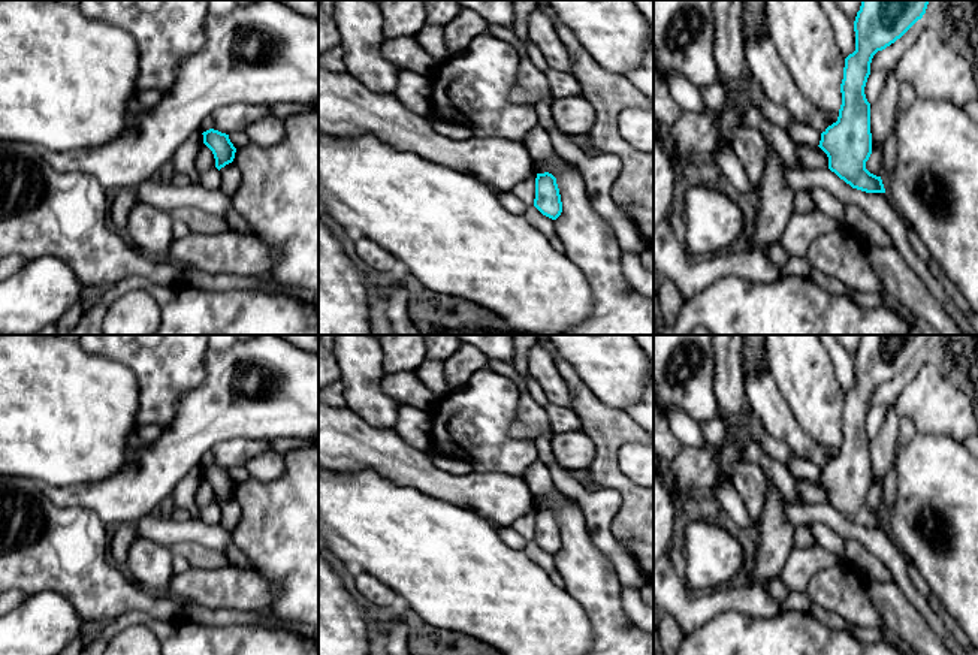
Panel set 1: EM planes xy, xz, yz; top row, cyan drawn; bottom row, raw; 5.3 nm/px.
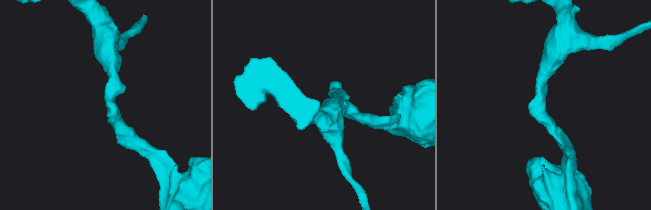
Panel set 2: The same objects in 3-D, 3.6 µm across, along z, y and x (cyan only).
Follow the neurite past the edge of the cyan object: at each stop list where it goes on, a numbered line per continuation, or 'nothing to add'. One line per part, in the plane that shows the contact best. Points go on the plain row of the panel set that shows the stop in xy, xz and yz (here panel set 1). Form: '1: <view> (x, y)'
nothing to add

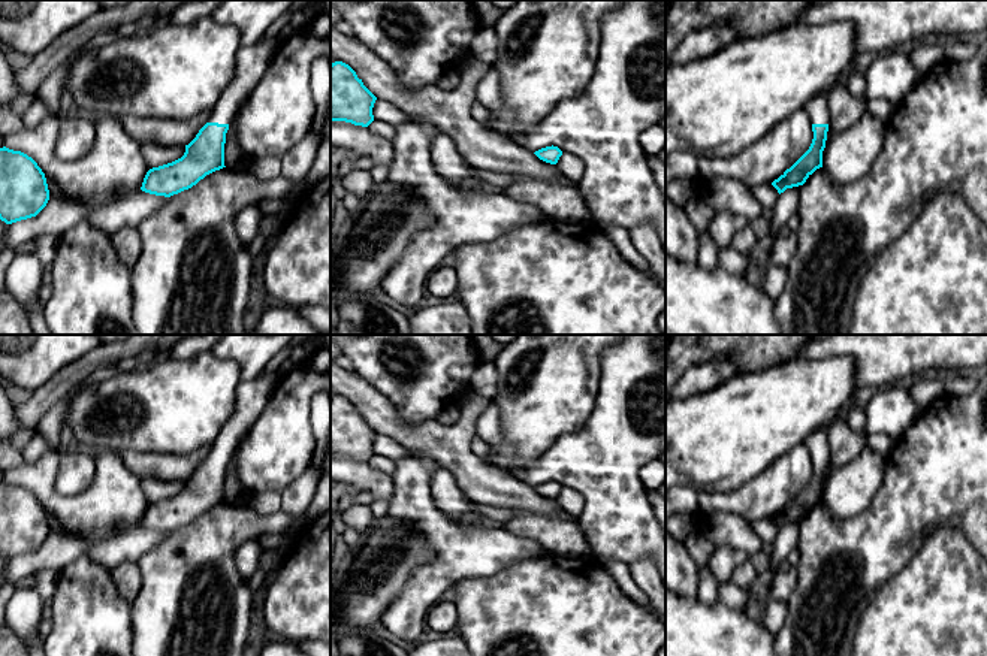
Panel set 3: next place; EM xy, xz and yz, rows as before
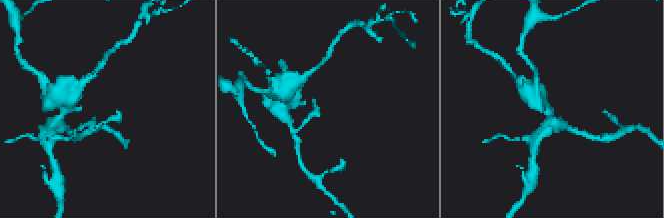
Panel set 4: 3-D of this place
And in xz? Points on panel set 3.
nothing to add

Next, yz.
1: yz (817, 443)

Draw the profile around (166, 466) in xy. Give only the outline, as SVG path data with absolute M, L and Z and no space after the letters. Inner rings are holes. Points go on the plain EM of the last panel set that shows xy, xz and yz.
M203 447L190 454L142 453L136 450L118 451L126 468L136 477L164 481L188 480L199 465L208 457L211 447Z

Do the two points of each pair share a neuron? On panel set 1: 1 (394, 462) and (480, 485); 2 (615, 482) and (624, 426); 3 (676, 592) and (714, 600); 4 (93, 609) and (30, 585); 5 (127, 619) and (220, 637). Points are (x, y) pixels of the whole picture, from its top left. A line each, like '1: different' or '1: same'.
1: same
2: same
3: same
4: same
5: same

